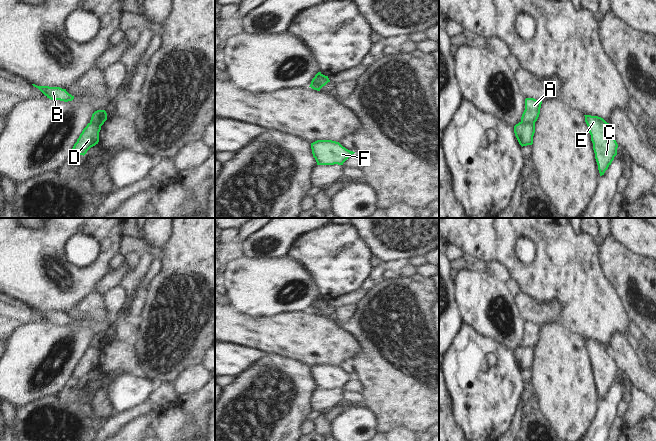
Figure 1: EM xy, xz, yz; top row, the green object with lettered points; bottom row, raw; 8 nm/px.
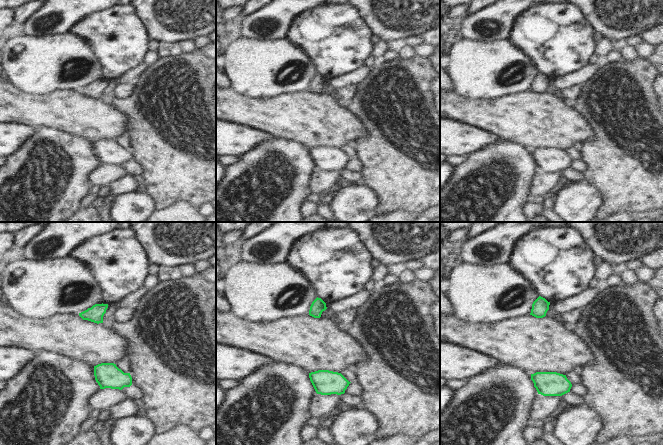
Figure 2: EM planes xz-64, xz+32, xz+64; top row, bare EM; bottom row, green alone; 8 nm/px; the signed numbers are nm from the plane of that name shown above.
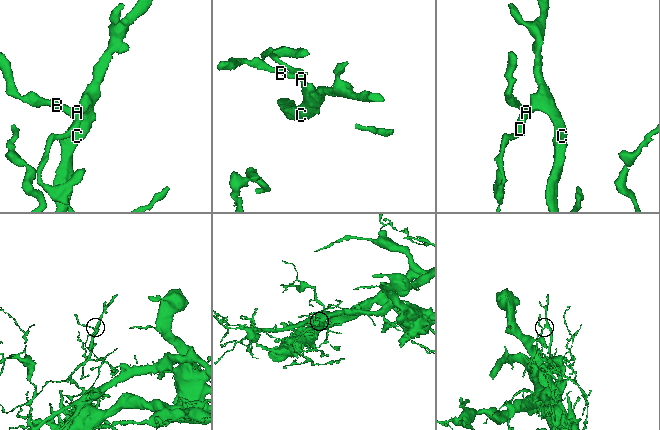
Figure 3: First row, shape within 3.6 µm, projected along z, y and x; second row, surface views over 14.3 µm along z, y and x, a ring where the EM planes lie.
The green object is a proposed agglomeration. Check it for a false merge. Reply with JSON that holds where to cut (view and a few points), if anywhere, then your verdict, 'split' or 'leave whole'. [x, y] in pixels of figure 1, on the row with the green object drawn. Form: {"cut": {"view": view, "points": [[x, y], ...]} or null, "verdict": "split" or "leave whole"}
{"cut": {"view": "yz", "points": [[521, 121], [527, 124], [534, 124]]}, "verdict": "split"}

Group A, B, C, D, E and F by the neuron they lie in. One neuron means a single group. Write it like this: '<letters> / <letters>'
A B C E F / D

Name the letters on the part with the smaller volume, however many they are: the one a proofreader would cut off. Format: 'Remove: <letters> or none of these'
Remove: A, B, C, E, F

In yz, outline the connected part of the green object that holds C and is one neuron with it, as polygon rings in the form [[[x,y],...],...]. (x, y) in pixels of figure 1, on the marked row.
[[[591,115],[584,116],[591,135],[598,170],[602,176],[617,155],[618,144],[610,124],[603,118]]]

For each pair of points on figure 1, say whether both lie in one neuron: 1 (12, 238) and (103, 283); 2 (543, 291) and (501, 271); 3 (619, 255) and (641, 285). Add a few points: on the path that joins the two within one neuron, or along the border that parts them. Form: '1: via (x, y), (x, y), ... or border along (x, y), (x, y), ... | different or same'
1: border along (110, 271), (96, 283), (92, 291) | different
2: border along (490, 262), (499, 262), (511, 277) | different
3: via (620, 262), (636, 278) | same

